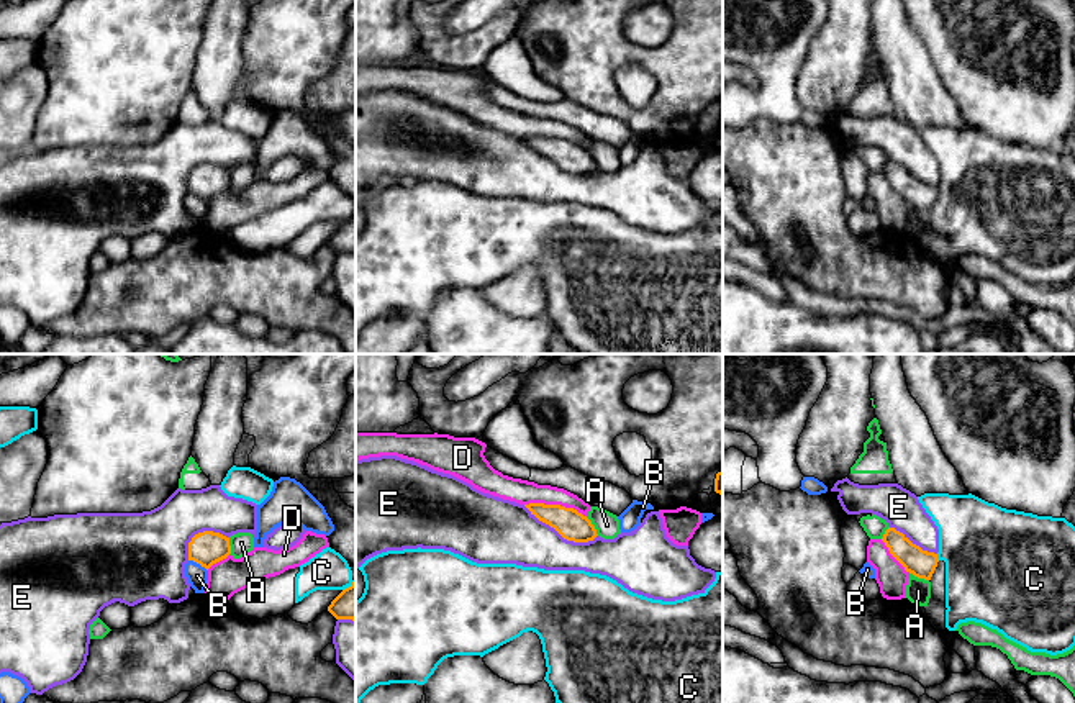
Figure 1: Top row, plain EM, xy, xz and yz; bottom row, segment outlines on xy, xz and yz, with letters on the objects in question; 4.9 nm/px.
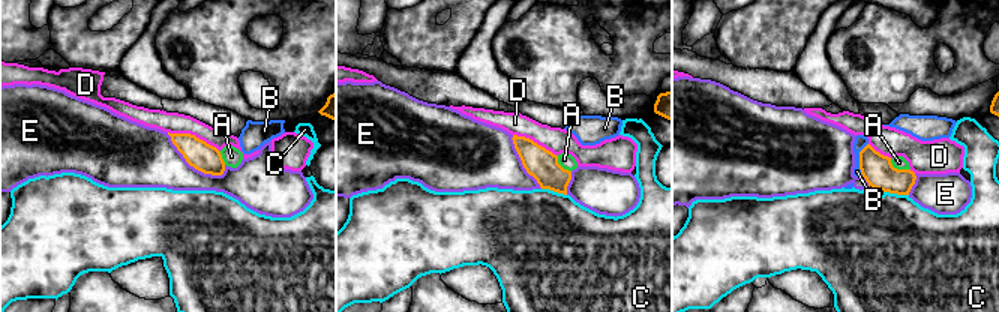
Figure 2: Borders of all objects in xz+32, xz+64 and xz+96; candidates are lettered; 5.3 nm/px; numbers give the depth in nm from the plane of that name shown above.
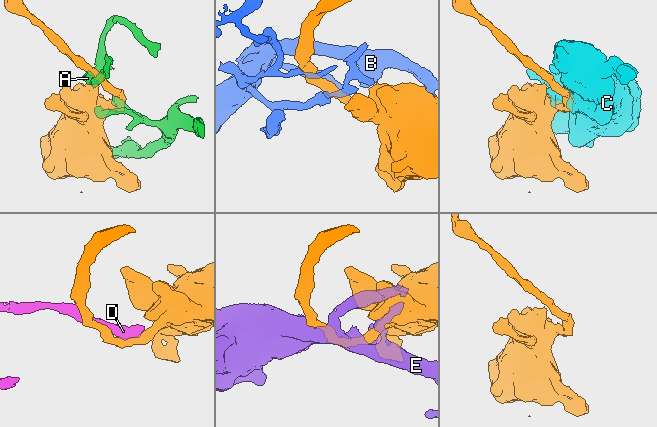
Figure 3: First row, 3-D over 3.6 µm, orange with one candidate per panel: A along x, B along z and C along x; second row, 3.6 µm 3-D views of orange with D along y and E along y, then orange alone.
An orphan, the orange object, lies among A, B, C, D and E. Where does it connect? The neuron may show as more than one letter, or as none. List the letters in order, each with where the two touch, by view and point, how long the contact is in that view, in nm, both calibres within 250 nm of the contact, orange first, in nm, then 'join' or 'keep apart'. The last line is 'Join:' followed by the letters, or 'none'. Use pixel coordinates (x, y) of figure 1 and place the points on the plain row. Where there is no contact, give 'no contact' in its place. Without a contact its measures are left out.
A: meets orange in xz at (594, 159); contact 120 nm long; 150 nm thick on the orange side, 120 nm on the other; keep apart
B: meets orange in xy at (199, 195); contact 110 nm long; 170 nm thick on the orange side, 110 nm on the other; keep apart
C: meets orange in yz at (936, 190); contact 40 nm long; 140 nm thick on the orange side, 420 nm on the other; keep apart
D: meets orange in xz at (556, 138); contact 320 nm long; 150 nm thick on the orange side, 120 nm on the other; join
E: meets orange in xz at (561, 167); contact 400 nm long; 150 nm thick on the orange side, 280 nm on the other; keep apart
Join: D

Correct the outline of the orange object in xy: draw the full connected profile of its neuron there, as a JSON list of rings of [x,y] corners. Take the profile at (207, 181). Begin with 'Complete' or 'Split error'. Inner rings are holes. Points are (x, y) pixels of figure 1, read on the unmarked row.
Split error. [[[203,164],[188,175],[188,193],[208,203],[205,226],[215,233],[228,234],[234,226],[249,221],[269,210],[300,200],[311,190],[329,180],[324,167],[306,164],[288,182],[254,180],[241,192],[231,188],[229,170]]]

